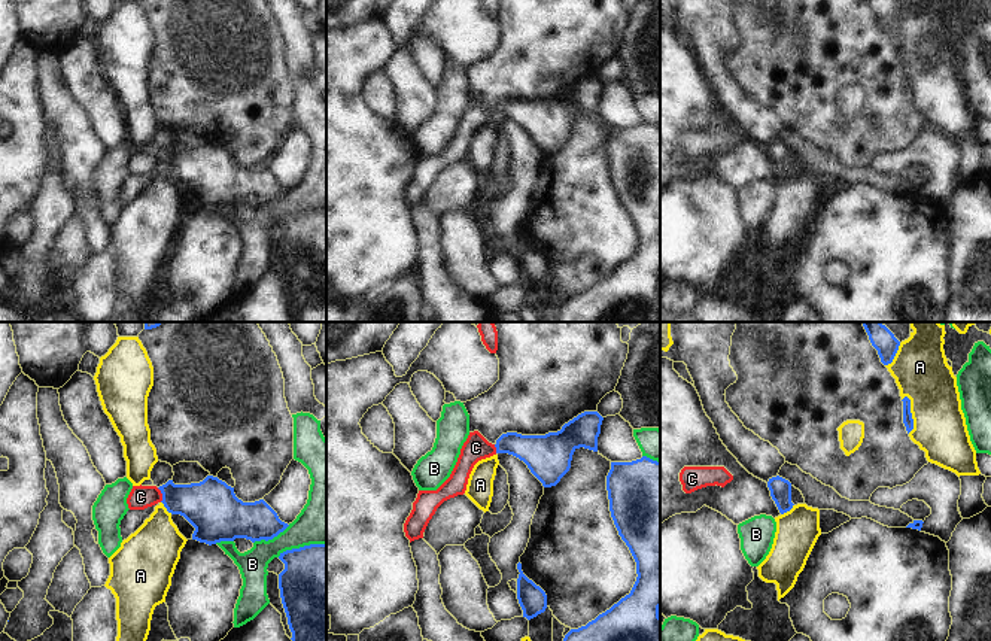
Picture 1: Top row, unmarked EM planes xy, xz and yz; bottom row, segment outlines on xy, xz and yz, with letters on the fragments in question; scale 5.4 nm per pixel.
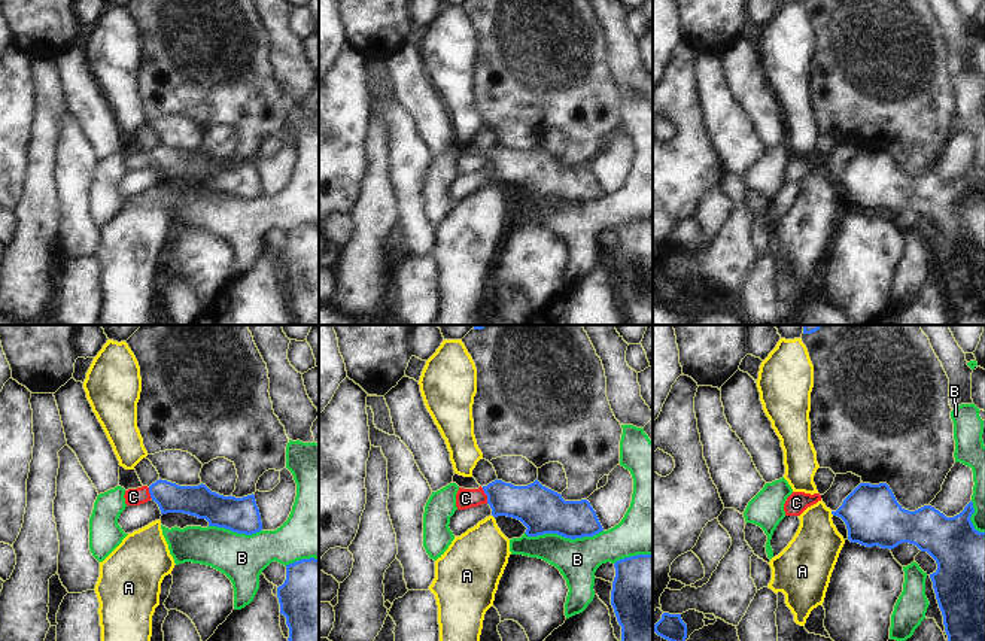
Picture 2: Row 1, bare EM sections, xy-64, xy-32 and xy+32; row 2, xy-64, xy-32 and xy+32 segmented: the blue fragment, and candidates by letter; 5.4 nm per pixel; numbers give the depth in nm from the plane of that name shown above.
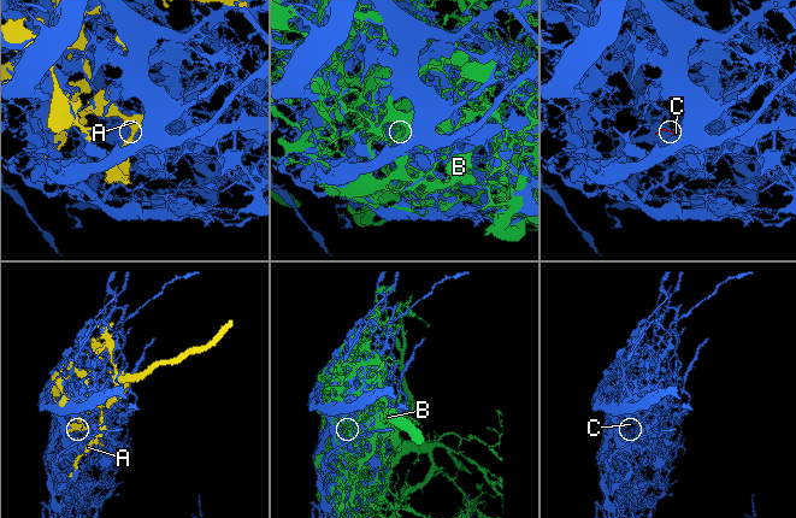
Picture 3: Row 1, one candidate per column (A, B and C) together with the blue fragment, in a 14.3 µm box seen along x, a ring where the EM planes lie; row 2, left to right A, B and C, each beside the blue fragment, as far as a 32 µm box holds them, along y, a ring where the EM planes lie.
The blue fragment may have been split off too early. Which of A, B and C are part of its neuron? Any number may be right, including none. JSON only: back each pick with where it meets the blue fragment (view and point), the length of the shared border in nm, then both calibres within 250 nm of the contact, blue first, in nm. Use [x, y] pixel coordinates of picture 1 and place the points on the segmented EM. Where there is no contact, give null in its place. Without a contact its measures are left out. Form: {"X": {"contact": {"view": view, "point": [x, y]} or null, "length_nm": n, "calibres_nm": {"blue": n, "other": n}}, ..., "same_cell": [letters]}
{"C": {"contact": {"view": "xy", "point": [163, 495]}, "length_nm": 80, "calibres_nm": {"blue": 280, "other": 130}}, "same_cell": ["C"]}

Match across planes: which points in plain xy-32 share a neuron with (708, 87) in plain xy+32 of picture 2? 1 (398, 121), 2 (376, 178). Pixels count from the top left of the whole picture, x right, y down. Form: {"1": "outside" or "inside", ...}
{"1": "inside", "2": "outside"}

